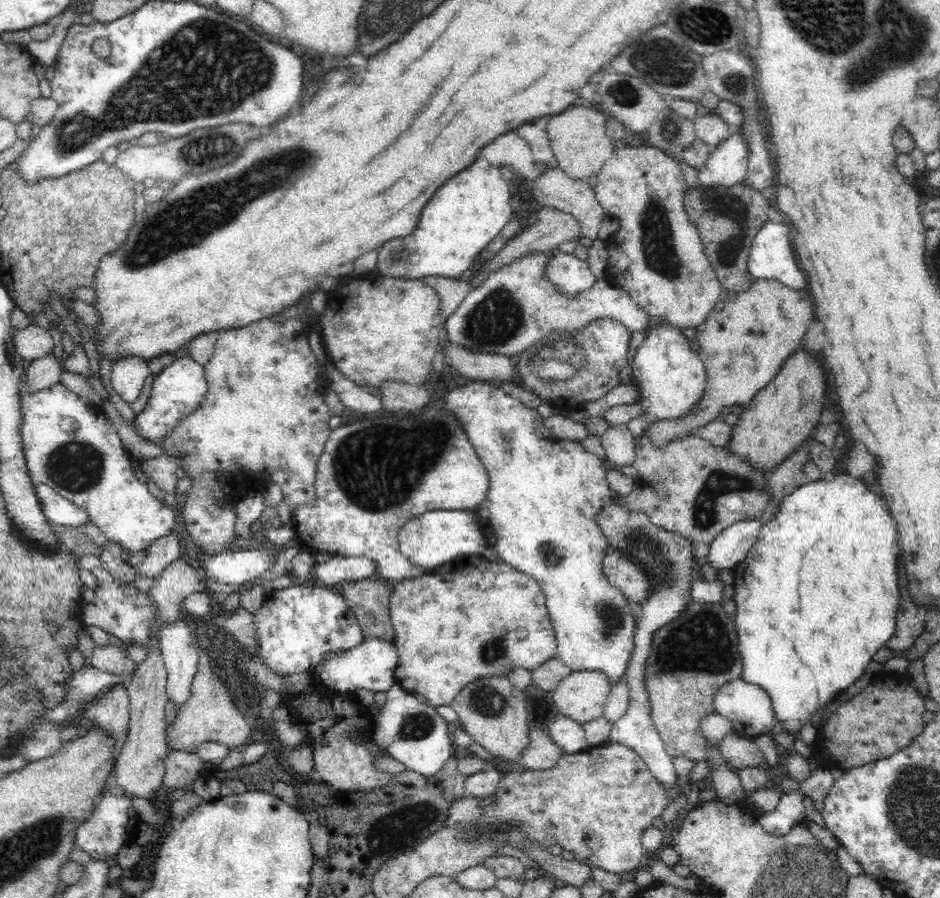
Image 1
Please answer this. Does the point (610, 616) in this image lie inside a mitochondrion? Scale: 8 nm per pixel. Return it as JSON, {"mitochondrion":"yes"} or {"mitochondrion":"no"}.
{"mitochondrion":"yes"}

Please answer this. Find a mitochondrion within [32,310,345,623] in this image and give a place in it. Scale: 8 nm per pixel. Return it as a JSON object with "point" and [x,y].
{"point":[75,466]}

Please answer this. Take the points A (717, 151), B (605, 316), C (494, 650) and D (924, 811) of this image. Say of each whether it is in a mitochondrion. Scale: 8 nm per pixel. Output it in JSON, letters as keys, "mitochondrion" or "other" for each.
{"A":"other","B":"other","C":"mitochondrion","D":"mitochondrion"}

